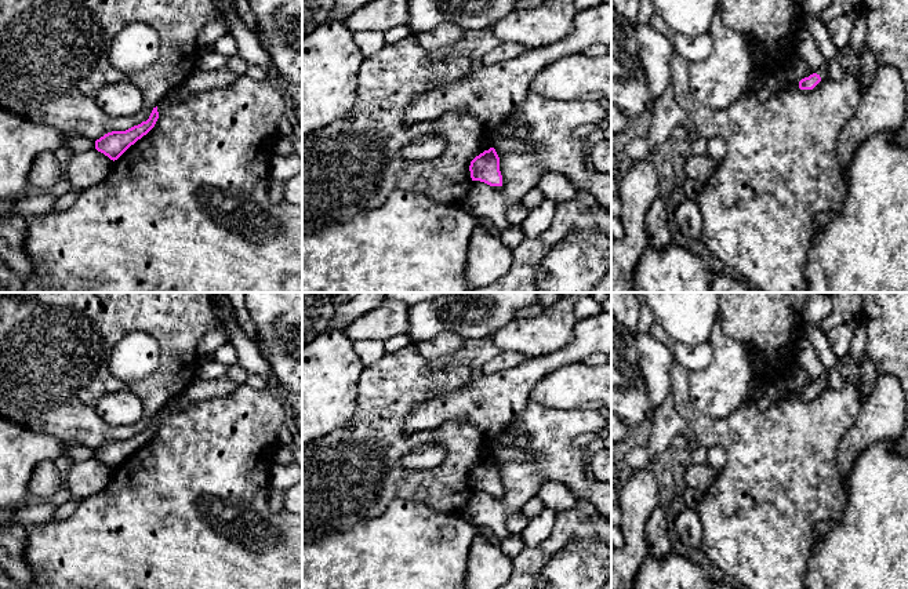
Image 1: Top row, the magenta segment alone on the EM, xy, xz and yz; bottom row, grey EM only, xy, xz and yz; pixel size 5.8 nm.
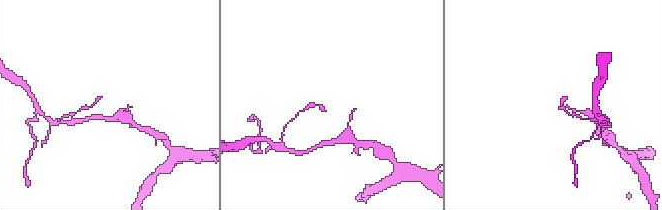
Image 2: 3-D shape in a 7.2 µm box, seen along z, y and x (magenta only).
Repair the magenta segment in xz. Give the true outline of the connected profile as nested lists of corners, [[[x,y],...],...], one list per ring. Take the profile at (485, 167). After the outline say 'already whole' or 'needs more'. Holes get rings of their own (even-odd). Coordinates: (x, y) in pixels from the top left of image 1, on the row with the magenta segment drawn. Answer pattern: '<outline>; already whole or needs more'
[[[494,148],[476,156],[469,166],[472,181],[480,181],[490,186],[502,186],[500,157]]]; already whole

